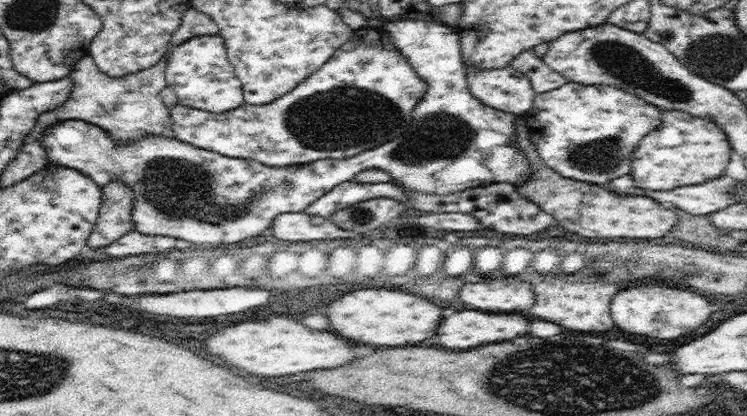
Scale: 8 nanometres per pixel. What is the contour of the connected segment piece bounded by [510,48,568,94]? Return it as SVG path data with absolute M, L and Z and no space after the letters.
M526 49L518 56L515 56L510 64L518 71L528 75L528 80L532 83L534 93L550 92L555 88L560 88L568 82L568 79L545 64L543 58L534 55L534 49Z

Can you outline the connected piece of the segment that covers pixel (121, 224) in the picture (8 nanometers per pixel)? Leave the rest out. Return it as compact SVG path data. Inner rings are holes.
M112 180L101 188L102 204L92 233L88 235L90 248L107 247L132 231L134 192L120 180Z

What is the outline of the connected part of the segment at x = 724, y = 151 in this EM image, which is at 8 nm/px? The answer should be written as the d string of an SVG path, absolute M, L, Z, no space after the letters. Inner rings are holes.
M660 109L662 124L640 140L632 151L632 178L640 188L672 190L676 186L700 184L724 174L729 167L731 144L726 133L711 120L676 109Z

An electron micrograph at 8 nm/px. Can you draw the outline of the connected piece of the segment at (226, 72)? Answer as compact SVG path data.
M219 34L195 36L176 46L166 64L165 79L167 86L174 89L179 103L187 107L219 113L244 103L241 80L228 61L224 38Z

